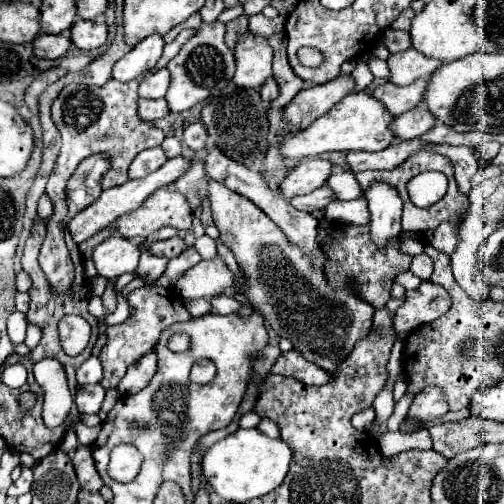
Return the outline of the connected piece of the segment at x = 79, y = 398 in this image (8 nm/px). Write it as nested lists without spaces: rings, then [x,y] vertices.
[[[86,384],[78,388],[74,402],[80,414],[98,414],[104,402],[104,396],[106,396],[106,390],[100,384]]]

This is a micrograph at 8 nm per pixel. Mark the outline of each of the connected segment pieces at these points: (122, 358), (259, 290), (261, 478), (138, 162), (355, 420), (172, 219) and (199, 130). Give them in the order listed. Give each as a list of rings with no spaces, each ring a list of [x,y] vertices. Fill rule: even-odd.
[[[142,286],[136,288],[128,294],[128,304],[132,304],[136,308],[136,314],[132,318],[128,318],[122,324],[116,326],[108,326],[108,340],[100,352],[100,362],[104,366],[104,378],[102,378],[102,386],[106,390],[116,388],[120,378],[124,378],[128,366],[132,366],[132,362],[140,360],[144,354],[150,354],[156,350],[156,342],[160,340],[160,334],[176,324],[176,322],[188,322],[192,320],[190,312],[184,306],[184,300],[178,294],[170,294],[176,292],[174,288],[164,288],[164,286]]]
[[[210,180],[208,200],[222,244],[232,250],[240,268],[248,274],[250,288],[246,298],[270,322],[278,336],[292,340],[294,348],[300,350],[306,360],[326,372],[334,372],[352,352],[354,344],[370,330],[374,308],[354,296],[352,290],[332,288],[324,276],[322,266],[326,256],[322,250],[306,256],[296,246],[290,246],[284,232],[242,194],[228,190],[222,182]]]
[[[238,428],[234,434],[208,448],[202,460],[204,476],[218,496],[230,502],[248,502],[272,492],[284,480],[292,462],[292,450],[284,440],[272,440],[258,428]]]
[[[148,148],[148,150],[142,150],[134,162],[130,164],[130,178],[144,178],[148,176],[150,172],[158,170],[162,164],[166,162],[166,156],[162,152],[162,148]]]
[[[372,406],[362,408],[360,412],[356,412],[356,414],[352,416],[352,424],[356,424],[356,426],[370,426],[372,420],[374,420],[374,416],[376,416],[376,412],[374,412]]]
[[[172,188],[156,190],[138,210],[124,214],[116,220],[116,230],[124,238],[148,238],[152,232],[172,226],[188,230],[192,224],[192,208],[188,198]]]
[[[194,122],[190,124],[186,130],[184,130],[184,142],[192,148],[192,150],[202,150],[204,144],[206,144],[206,136],[208,132],[204,130],[204,124],[202,122]]]

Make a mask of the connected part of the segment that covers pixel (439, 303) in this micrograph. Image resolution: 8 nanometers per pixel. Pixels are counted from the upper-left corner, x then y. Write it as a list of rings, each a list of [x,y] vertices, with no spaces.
[[[430,280],[422,282],[416,290],[406,292],[404,304],[394,312],[392,318],[394,342],[402,340],[420,324],[434,322],[436,318],[446,314],[450,306],[452,306],[450,294],[440,284],[434,284]]]

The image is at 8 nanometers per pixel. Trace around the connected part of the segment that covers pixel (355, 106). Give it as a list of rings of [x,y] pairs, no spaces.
[[[366,92],[350,94],[342,98],[336,106],[332,106],[332,110],[328,110],[324,116],[314,120],[306,130],[300,130],[290,138],[286,138],[282,142],[280,152],[284,158],[306,158],[306,156],[318,156],[322,152],[332,152],[332,150],[378,152],[390,146],[396,138],[388,130],[388,122],[392,122],[392,118],[394,116],[388,114],[388,110],[384,110],[384,104],[376,102],[376,98],[372,98],[370,94]]]

